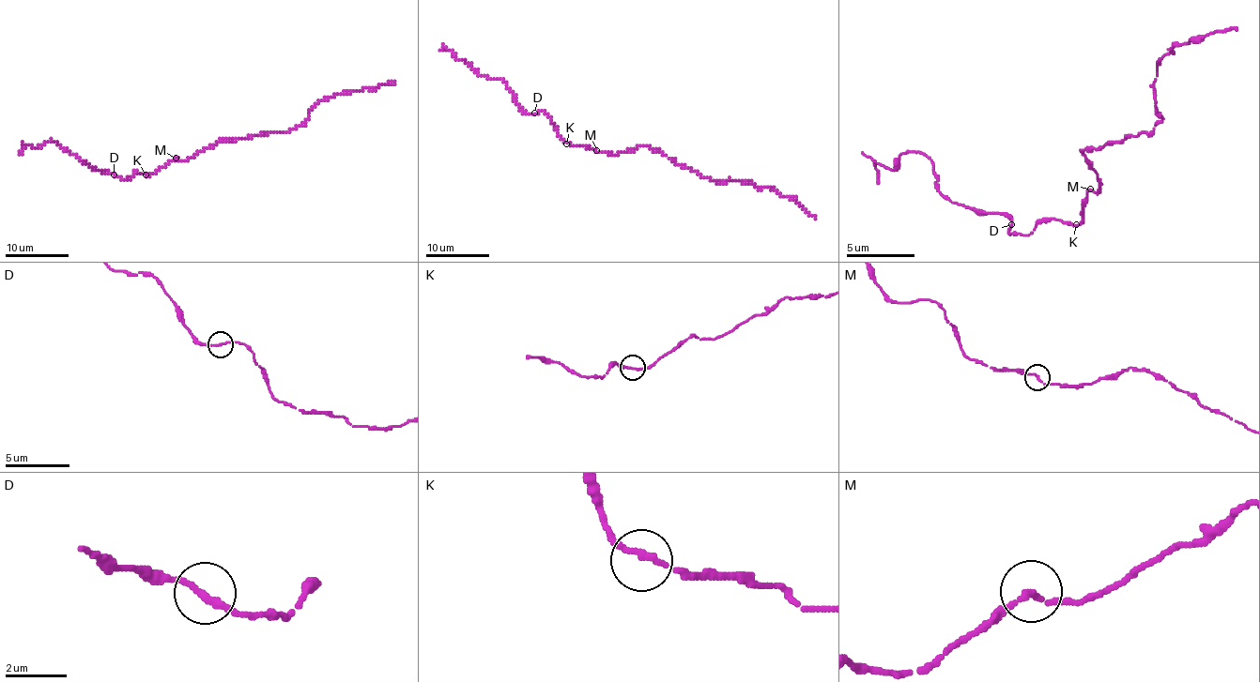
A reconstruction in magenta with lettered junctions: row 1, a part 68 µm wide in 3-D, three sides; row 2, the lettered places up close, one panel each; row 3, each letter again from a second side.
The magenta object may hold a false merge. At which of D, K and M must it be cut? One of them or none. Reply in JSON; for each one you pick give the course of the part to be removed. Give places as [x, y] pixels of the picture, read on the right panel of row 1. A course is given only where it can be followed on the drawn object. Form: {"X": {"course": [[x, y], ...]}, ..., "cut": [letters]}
{"cut": []}

